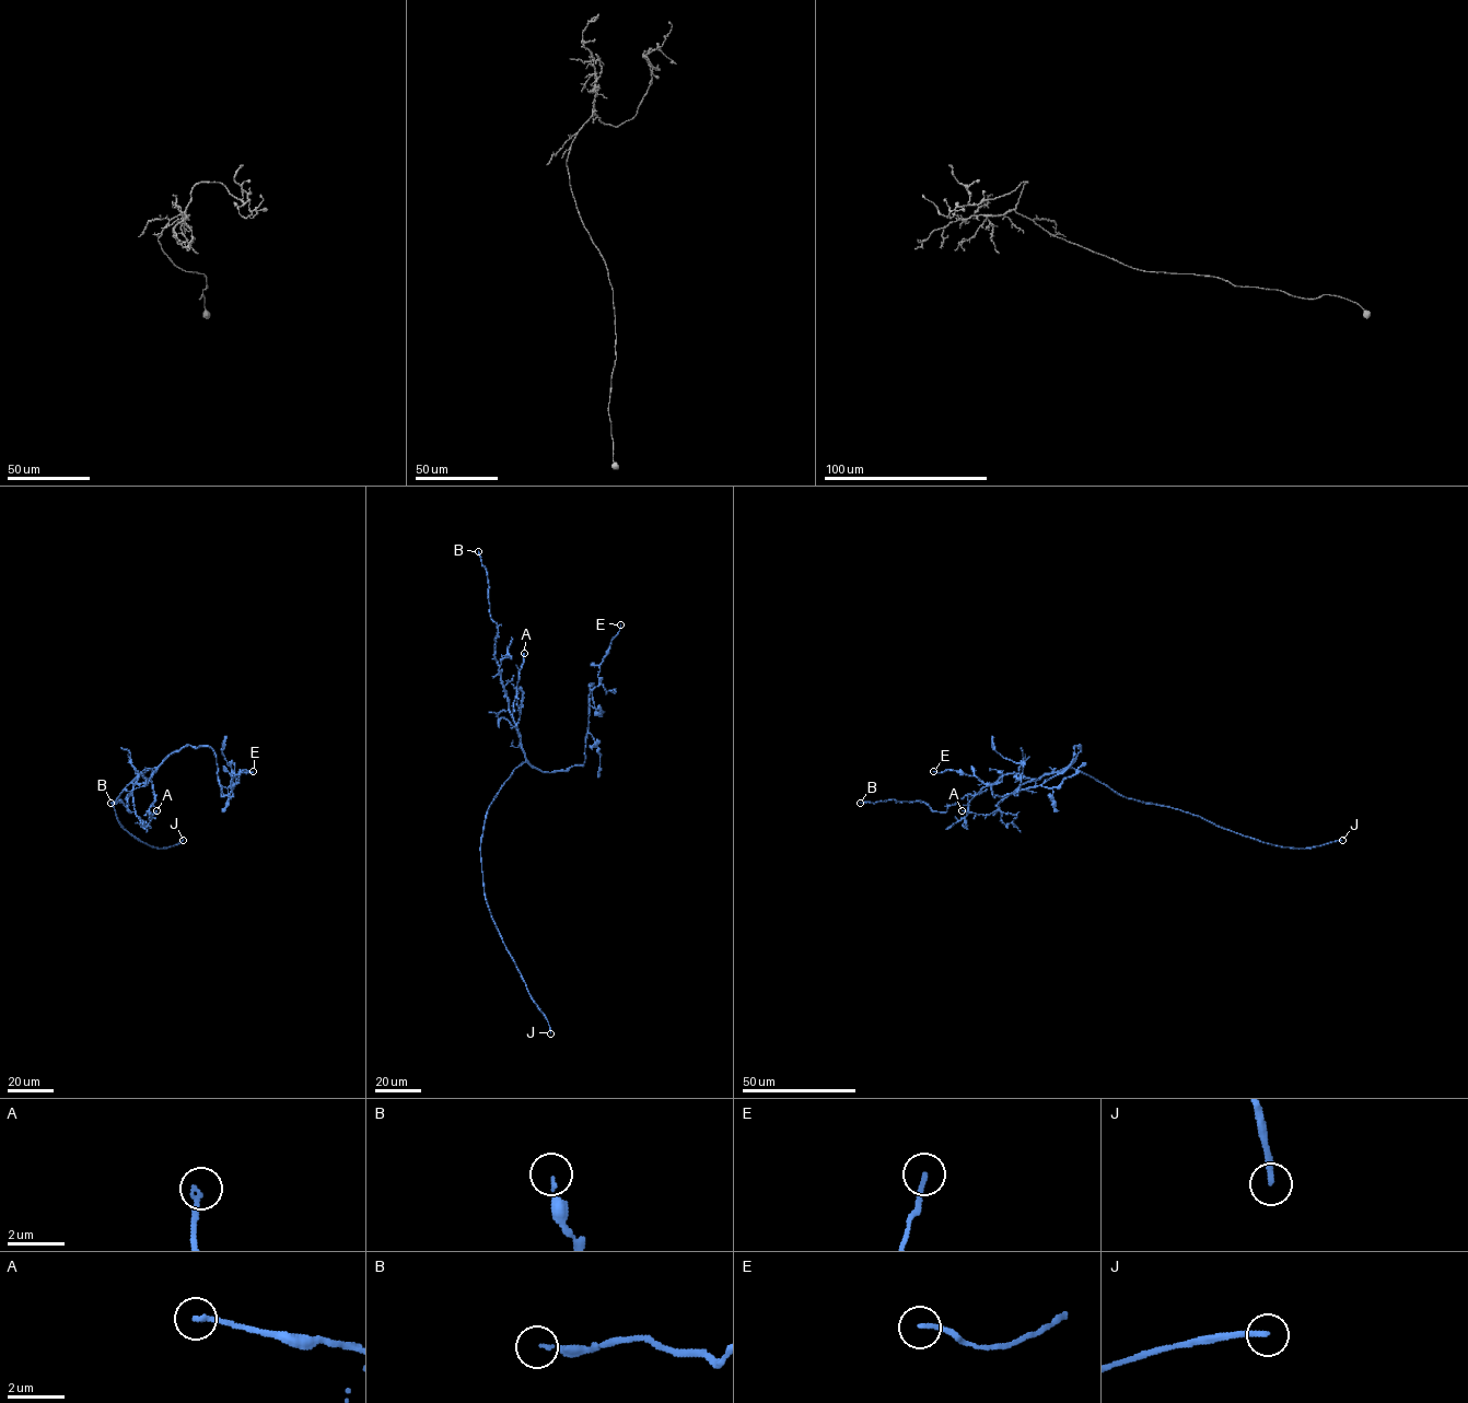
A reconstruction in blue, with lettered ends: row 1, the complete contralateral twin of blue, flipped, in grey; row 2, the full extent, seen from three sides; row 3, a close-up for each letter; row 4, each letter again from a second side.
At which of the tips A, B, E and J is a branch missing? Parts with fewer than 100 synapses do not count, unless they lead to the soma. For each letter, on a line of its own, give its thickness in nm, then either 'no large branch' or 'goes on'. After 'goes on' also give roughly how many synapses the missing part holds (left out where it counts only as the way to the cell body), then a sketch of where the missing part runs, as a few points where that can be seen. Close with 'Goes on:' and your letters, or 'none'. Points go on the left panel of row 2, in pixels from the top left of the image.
A: 170 nm | no large branch
B: 140 nm | no large branch
E: 150 nm | no large branch
J: 220 nm | goes on | (183, 840), (183, 838), (173, 848), (155, 850), (143, 858)
Goes on: J

